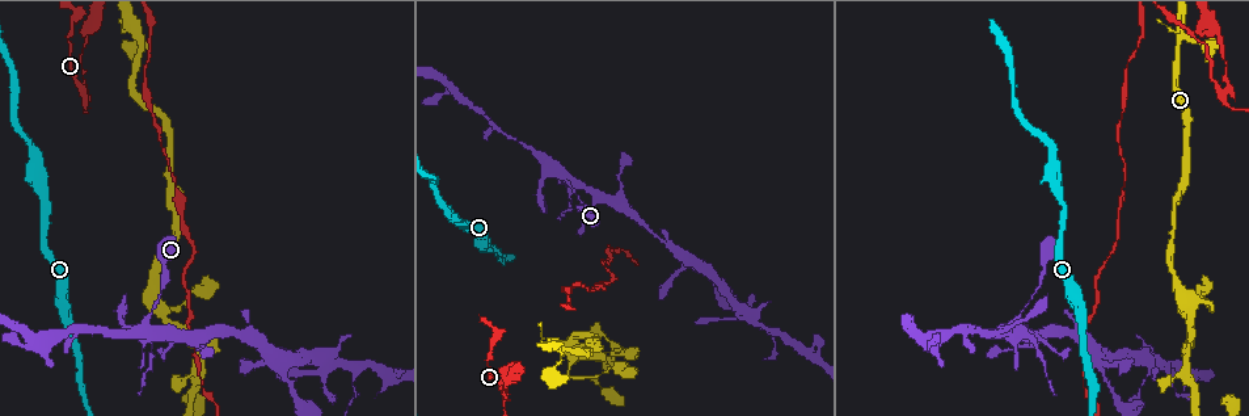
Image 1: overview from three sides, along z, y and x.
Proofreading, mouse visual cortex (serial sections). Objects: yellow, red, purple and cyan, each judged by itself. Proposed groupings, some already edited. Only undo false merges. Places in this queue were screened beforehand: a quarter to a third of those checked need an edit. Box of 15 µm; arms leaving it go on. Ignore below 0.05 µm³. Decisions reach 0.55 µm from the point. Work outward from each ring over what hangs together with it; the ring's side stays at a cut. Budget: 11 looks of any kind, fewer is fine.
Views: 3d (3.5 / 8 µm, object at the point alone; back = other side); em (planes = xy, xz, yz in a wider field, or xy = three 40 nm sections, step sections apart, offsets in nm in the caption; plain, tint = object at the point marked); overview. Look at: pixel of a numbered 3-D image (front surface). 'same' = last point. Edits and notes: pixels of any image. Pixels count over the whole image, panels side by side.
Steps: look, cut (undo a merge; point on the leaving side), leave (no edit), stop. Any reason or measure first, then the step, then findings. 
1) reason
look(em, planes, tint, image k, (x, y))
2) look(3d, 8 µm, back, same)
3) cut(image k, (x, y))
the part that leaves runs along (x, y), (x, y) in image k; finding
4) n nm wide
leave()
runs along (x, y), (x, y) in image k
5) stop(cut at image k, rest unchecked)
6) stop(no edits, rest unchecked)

look(3d, 3.5 µm, image 1, (1192, 298))

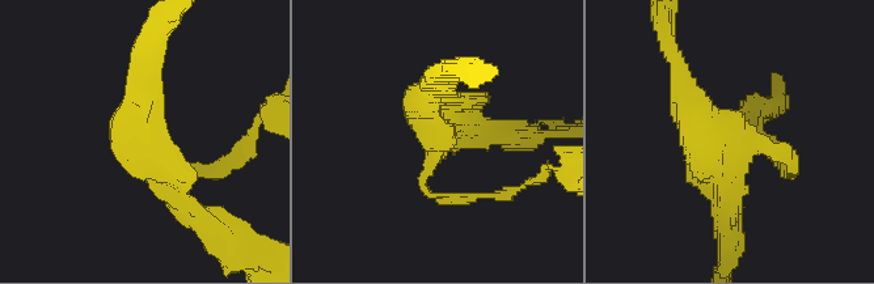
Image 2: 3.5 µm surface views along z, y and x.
shape alone is not enough
look(em, xy, step 3, tint, image 2, (729, 144))

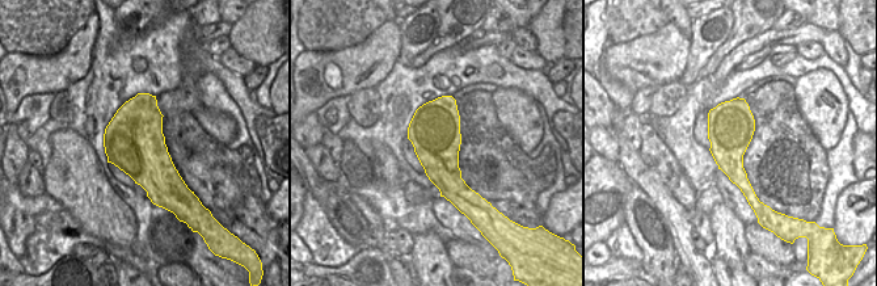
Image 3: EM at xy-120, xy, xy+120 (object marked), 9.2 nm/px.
cut it another way
look(em, xy, step 2, tint, same)

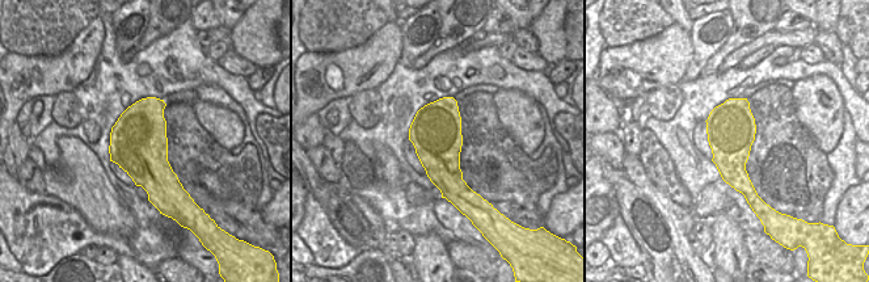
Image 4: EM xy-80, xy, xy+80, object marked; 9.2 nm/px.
480 nm wide
leave()
runs along (678, 66), (727, 211) in image 2; all the same cell

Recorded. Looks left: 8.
arms run side by side
look(3d, 3.5 µm, image 1, (566, 181))

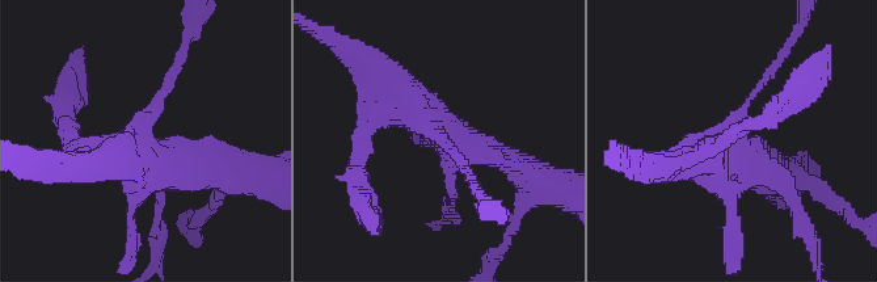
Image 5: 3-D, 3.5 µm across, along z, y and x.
look(em, xy, step 5, tint, image 5, (733, 152))

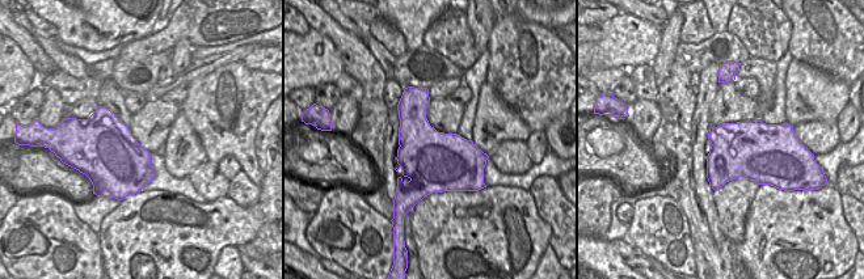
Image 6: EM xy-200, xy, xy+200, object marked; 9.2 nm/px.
600 nm wide
cut(image 5, (156, 222))
the part that leaves runs along (776, 173), (817, 262) in image 5; two cells meet here

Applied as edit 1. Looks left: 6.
sharp bend
look(3d, 3.5 µm, image 1, (553, 367))

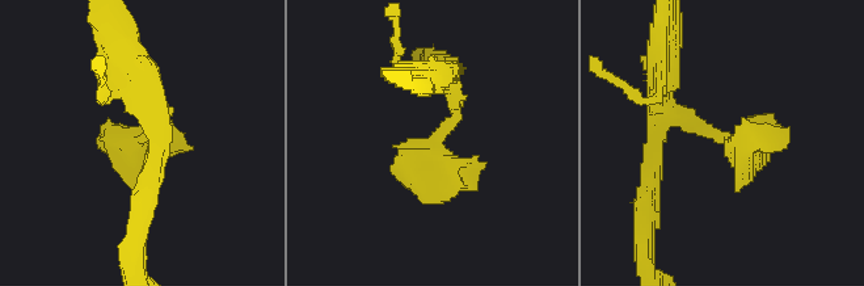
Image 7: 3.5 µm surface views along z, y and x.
look(em, xy, step 2, tint, image 7, (440, 141))

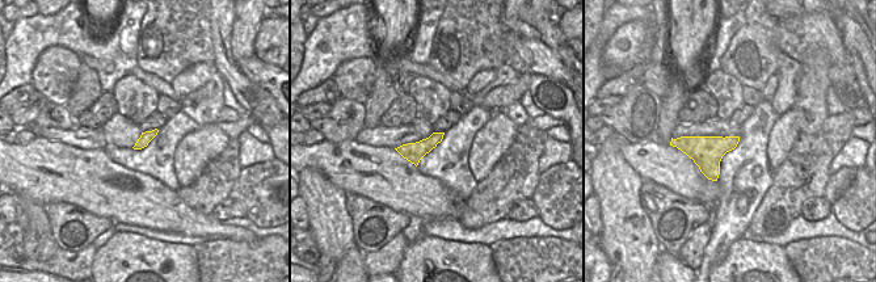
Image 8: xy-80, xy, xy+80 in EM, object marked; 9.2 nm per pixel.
cut it another way
look(em, xy, step 1, tint, same)

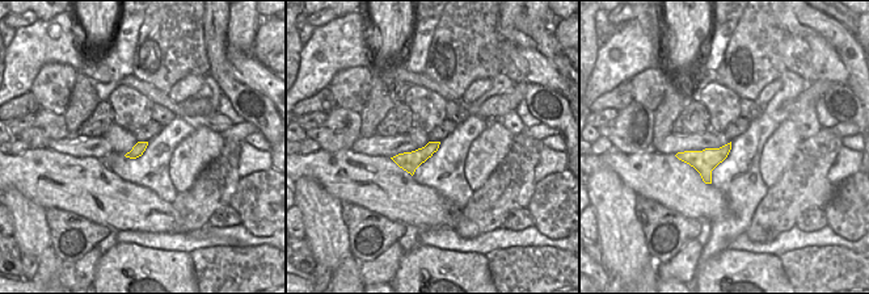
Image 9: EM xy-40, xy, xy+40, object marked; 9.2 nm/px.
leave()
runs along (654, 130), (688, 117), (749, 150) in image 7; one cell here

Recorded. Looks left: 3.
abrupt turn
look(3d, 3.5 µm, image 1, (87, 107))

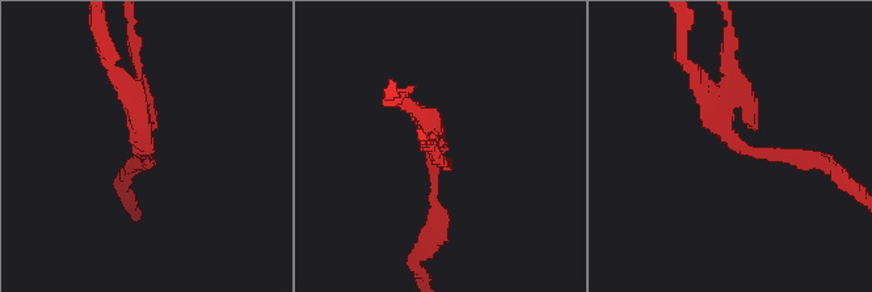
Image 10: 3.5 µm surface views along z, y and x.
arms of 150, 250 nm; need the tissue
look(em, planes, tint, image 10, (142, 145))

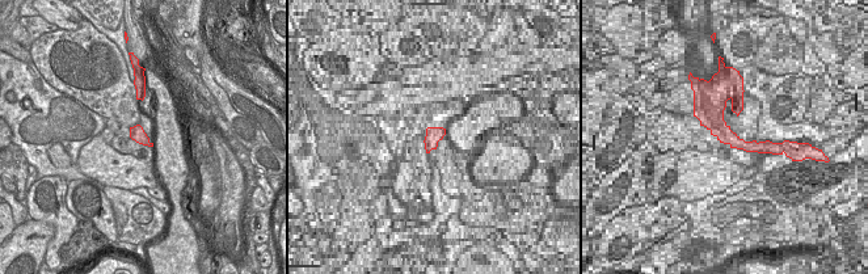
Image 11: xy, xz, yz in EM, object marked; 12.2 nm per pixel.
cut(image 10, (133, 39))
the part that leaves runs along (721, 85), (731, 70), (728, 37) in image 10; a second cell is stuck on

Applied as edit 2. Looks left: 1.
stop(cut at image 5, cut at image 10, rest unchecked)

